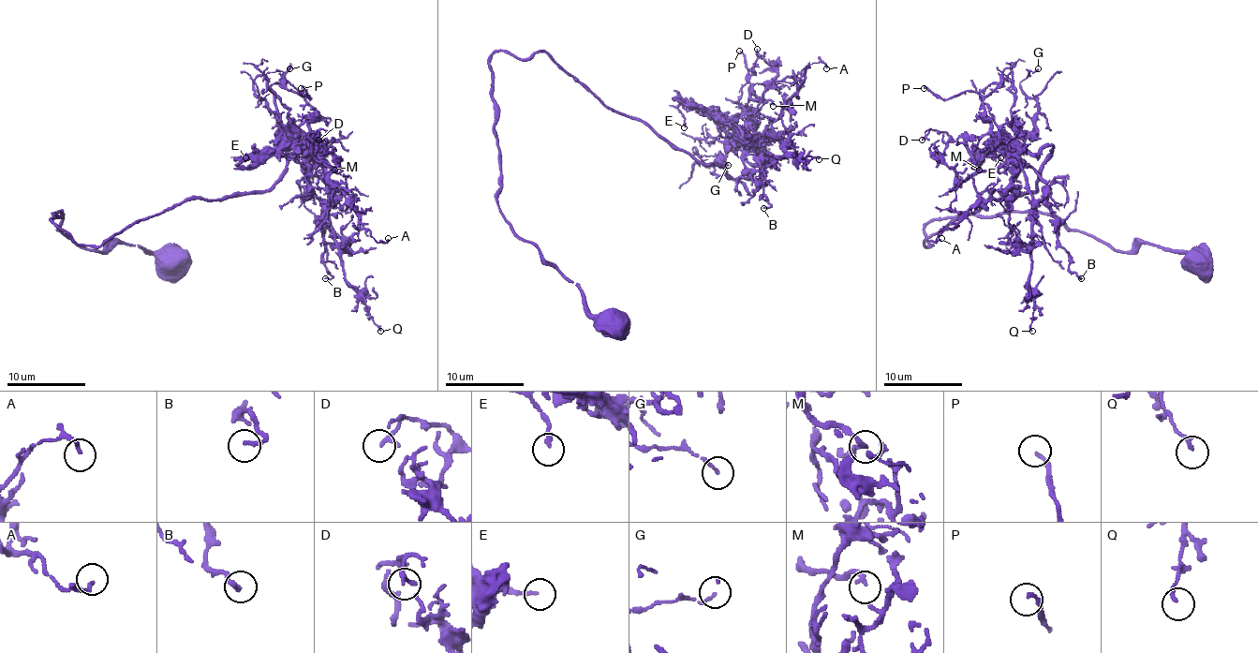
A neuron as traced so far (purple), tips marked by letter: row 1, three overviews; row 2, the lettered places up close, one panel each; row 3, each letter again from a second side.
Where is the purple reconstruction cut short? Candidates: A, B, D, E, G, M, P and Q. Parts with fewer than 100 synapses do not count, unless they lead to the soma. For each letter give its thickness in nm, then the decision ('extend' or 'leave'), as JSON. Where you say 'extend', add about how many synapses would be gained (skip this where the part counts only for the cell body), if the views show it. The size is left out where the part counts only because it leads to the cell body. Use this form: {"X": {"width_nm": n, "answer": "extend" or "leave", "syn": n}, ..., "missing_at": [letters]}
{"A": {"width_nm": 140, "answer": "leave"}, "B": {"width_nm": 150, "answer": "leave"}, "D": {"width_nm": 200, "answer": "leave"}, "E": {"width_nm": 160, "answer": "leave"}, "G": {"width_nm": 140, "answer": "leave"}, "M": {"width_nm": 220, "answer": "leave"}, "P": {"width_nm": 180, "answer": "leave"}, "Q": {"width_nm": 190, "answer": "leave"}, "missing_at": []}

